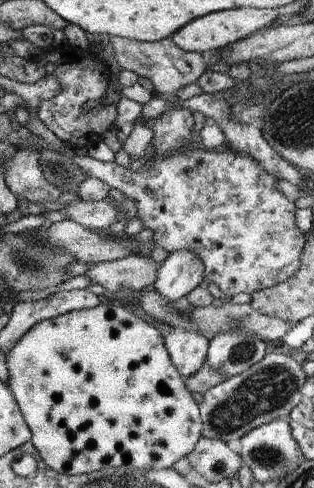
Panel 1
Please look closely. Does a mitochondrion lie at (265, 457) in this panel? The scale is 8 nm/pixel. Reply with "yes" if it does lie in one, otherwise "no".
yes

